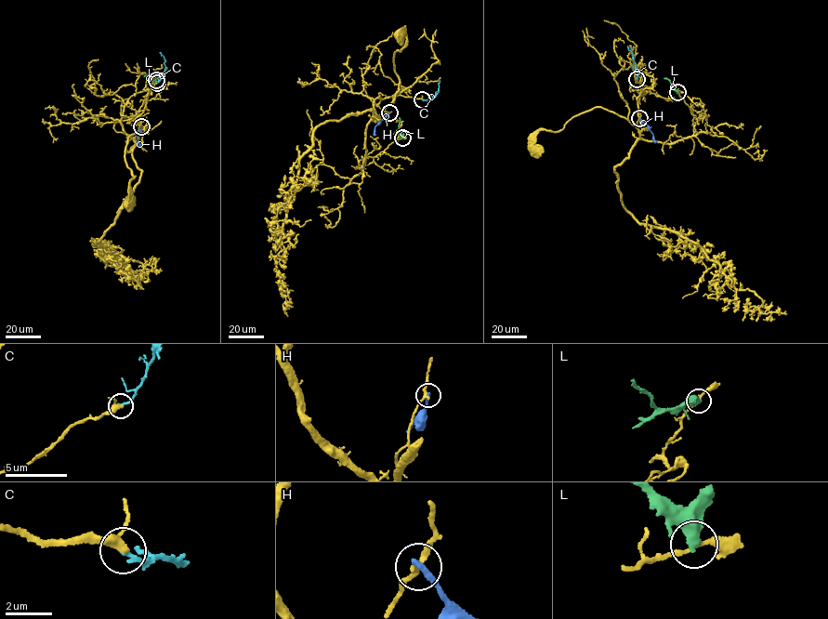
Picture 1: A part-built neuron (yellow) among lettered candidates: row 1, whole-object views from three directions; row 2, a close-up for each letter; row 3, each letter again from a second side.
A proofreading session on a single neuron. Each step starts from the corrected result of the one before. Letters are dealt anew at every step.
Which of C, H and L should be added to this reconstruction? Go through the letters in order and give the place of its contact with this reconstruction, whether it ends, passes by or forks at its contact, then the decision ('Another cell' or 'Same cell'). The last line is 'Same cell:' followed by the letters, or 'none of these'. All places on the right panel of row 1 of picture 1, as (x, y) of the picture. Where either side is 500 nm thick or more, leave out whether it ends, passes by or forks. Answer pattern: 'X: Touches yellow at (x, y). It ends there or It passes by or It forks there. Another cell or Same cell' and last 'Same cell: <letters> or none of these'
C: Touches yellow at (637, 79). It ends there. Same cell
H: Touches yellow at (639, 118). It ends there. Another cell
L: Touches yellow at (677, 92). Another cell
Same cell: C

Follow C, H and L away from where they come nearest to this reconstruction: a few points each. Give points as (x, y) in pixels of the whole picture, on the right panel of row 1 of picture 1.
C: (637, 79), (637, 72), (627, 46)
H: (639, 118), (648, 125), (655, 143)
L: (677, 91), (663, 78)

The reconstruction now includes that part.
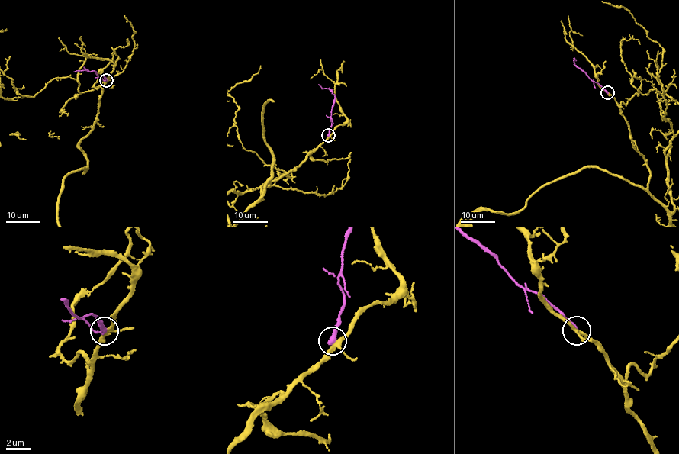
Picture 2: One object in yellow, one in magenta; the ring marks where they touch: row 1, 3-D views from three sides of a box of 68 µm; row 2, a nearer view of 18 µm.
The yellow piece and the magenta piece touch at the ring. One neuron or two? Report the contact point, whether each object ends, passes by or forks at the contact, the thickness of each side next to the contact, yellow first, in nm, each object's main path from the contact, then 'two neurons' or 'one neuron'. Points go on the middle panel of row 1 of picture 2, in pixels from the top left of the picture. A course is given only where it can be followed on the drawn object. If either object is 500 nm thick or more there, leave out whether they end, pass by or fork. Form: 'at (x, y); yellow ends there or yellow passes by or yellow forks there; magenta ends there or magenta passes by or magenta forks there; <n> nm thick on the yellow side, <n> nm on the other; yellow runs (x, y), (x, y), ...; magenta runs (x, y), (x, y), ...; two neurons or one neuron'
at (328, 135); yellow forks there; magenta ends there; 240 nm thick on the yellow side, 400 nm on the other; magenta runs (329, 135), (335, 96), (328, 88), (323, 88), (318, 84); two neurons

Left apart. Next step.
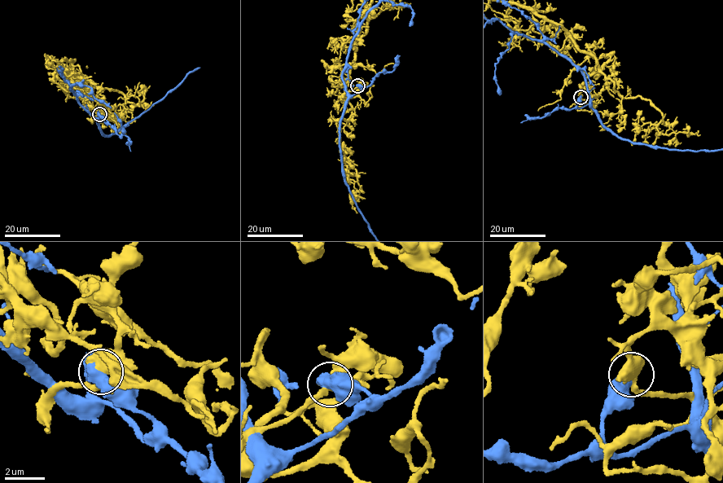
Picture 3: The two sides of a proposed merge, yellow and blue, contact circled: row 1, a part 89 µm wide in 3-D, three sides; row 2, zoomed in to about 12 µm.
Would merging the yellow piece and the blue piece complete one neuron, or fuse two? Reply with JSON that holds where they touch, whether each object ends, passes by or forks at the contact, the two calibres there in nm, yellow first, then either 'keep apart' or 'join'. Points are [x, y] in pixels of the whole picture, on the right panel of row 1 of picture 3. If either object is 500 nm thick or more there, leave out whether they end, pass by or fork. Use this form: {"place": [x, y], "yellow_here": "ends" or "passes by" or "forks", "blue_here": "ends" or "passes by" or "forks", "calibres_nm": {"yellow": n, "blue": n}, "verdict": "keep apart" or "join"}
{"place": [580, 97], "calibres_nm": {"yellow": 550, "blue": 750}, "verdict": "keep apart"}

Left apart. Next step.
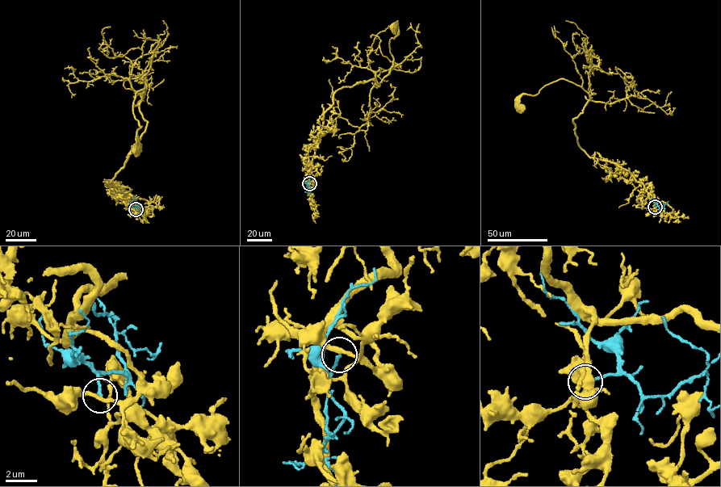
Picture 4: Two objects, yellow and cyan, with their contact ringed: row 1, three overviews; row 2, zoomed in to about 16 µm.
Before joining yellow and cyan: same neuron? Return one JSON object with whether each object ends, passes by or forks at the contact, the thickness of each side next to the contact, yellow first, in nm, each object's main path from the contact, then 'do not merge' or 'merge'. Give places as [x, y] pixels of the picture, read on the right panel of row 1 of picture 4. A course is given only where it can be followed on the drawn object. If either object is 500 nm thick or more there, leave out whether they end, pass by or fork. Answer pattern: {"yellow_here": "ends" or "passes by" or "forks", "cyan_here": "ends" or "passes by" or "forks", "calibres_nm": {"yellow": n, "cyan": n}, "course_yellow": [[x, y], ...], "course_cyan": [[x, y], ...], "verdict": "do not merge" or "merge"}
{"yellow_here": "passes by", "cyan_here": "ends", "calibres_nm": {"yellow": 240, "cyan": 160}, "course_yellow": [[654, 207], [631, 173], [588, 157], [579, 144], [572, 120], [588, 92], [559, 78], [522, 94], [519, 105]], "course_cyan": [[655, 207], [660, 207], [668, 201]], "verdict": "do not merge"}

